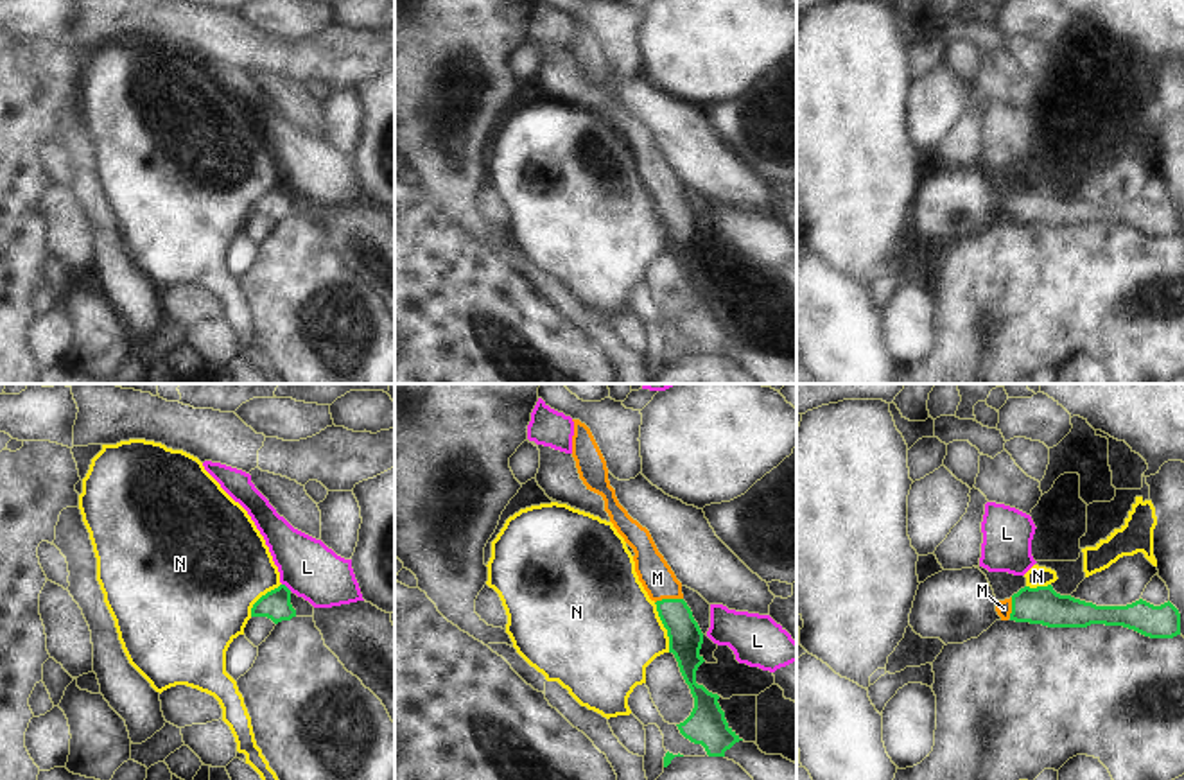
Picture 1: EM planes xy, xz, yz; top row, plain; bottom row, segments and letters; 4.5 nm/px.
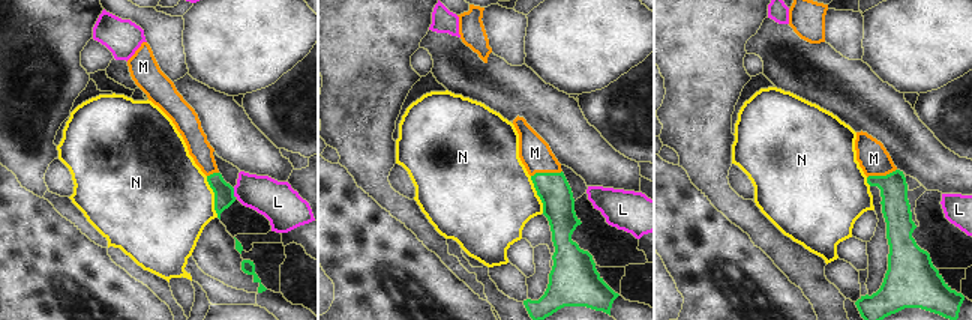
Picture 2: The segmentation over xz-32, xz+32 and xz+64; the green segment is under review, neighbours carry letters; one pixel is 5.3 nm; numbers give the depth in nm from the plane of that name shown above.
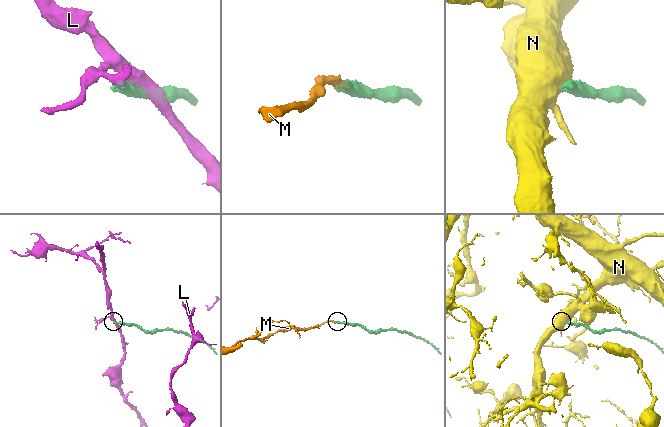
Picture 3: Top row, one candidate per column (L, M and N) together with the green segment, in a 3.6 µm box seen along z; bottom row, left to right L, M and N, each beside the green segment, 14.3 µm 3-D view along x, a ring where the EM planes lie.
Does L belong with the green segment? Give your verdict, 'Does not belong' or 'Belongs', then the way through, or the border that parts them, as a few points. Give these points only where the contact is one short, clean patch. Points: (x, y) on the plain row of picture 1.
Does not belong. Boundary: xy (282, 182), (291, 189)

